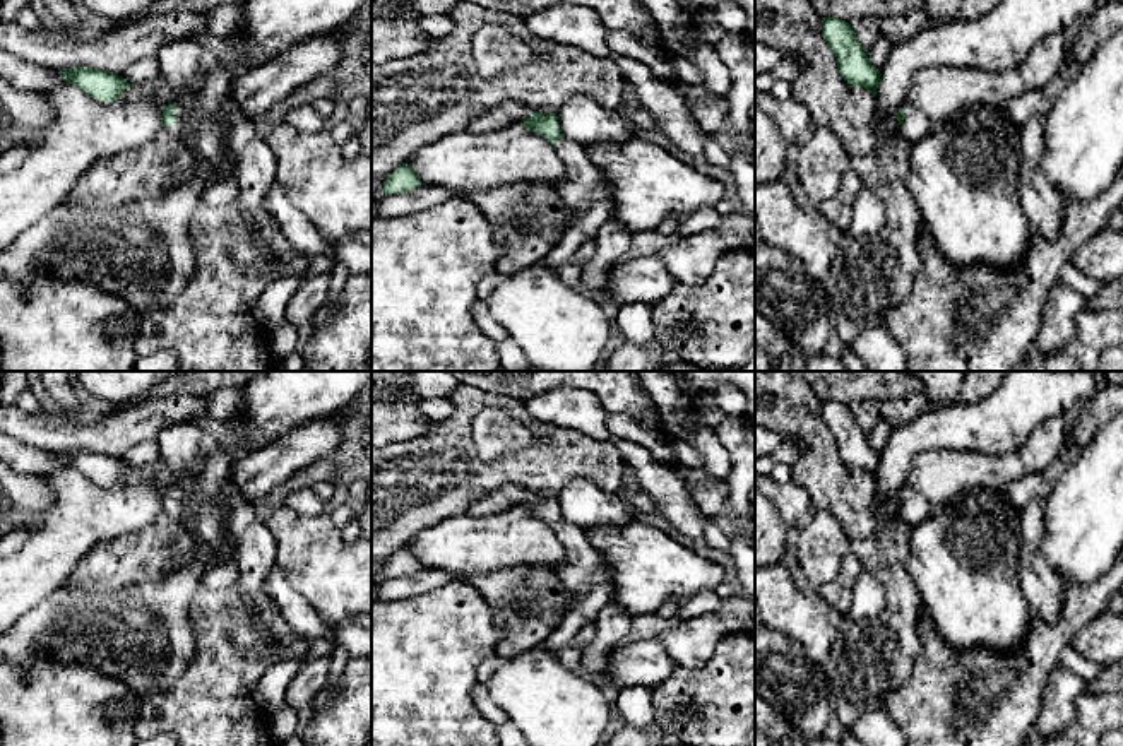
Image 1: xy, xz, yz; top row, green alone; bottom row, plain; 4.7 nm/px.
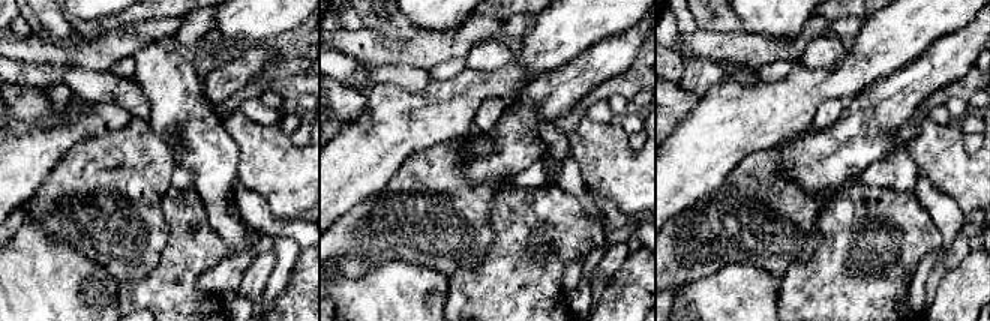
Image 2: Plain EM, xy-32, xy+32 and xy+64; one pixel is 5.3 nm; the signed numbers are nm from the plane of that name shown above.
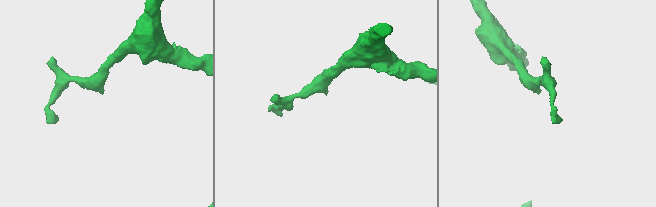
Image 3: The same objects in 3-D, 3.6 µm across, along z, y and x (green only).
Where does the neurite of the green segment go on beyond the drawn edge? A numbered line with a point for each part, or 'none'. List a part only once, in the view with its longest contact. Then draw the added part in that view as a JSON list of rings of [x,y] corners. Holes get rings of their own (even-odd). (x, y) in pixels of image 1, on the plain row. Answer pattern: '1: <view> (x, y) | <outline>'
1: xy (180, 503) | [[[176,491],[176,496],[175,496],[175,506],[169,508],[169,510],[164,510],[171,518],[178,520],[178,522],[183,522],[183,512],[187,508],[187,500],[185,496]]]

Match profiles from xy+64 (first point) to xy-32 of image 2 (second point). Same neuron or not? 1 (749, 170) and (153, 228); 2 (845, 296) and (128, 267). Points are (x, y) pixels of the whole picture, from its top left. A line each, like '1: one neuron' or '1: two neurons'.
1: one neuron
2: two neurons

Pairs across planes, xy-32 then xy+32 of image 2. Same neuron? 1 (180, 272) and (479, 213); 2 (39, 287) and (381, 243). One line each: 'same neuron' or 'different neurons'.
1: different neurons
2: different neurons

